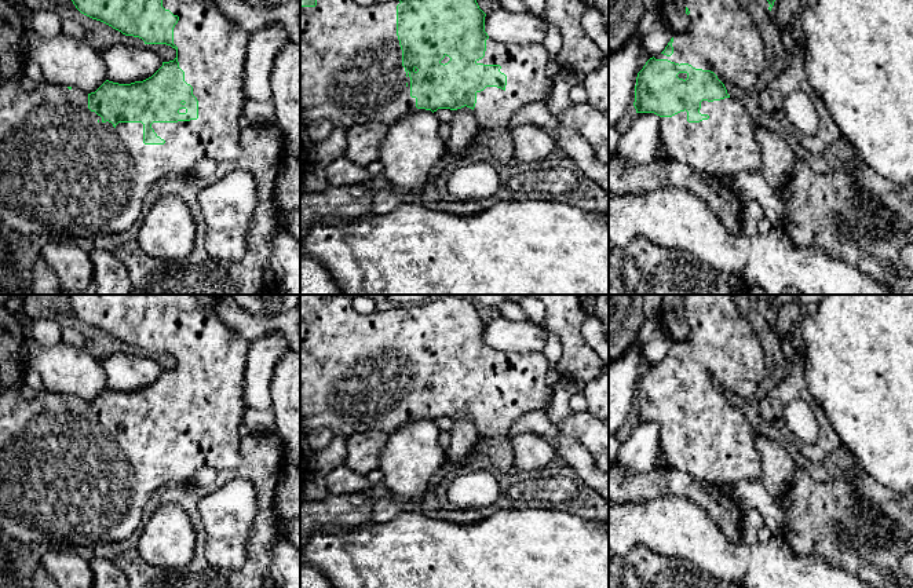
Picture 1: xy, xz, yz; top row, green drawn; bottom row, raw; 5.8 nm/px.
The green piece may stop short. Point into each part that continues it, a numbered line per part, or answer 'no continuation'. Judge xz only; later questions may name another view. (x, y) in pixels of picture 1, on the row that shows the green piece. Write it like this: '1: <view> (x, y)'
1: xz (350, 54)

